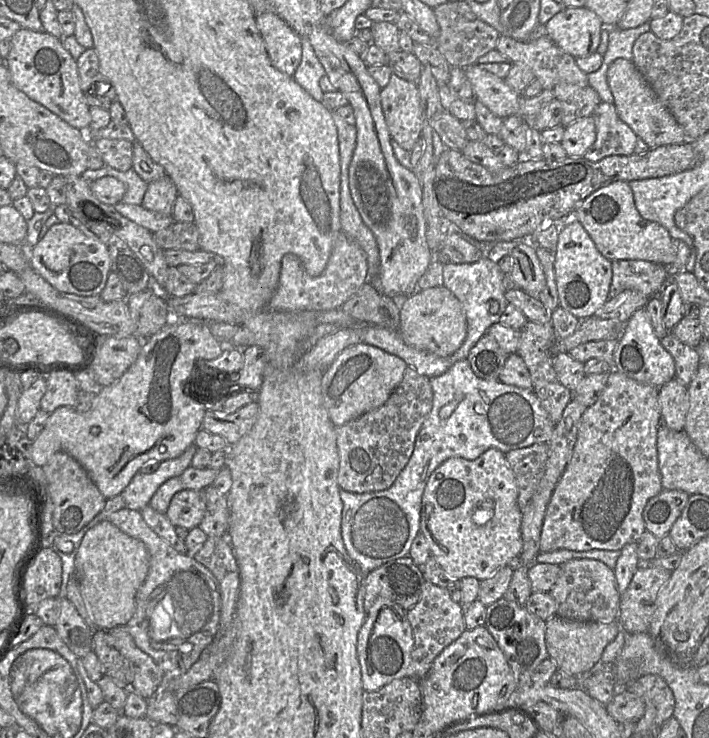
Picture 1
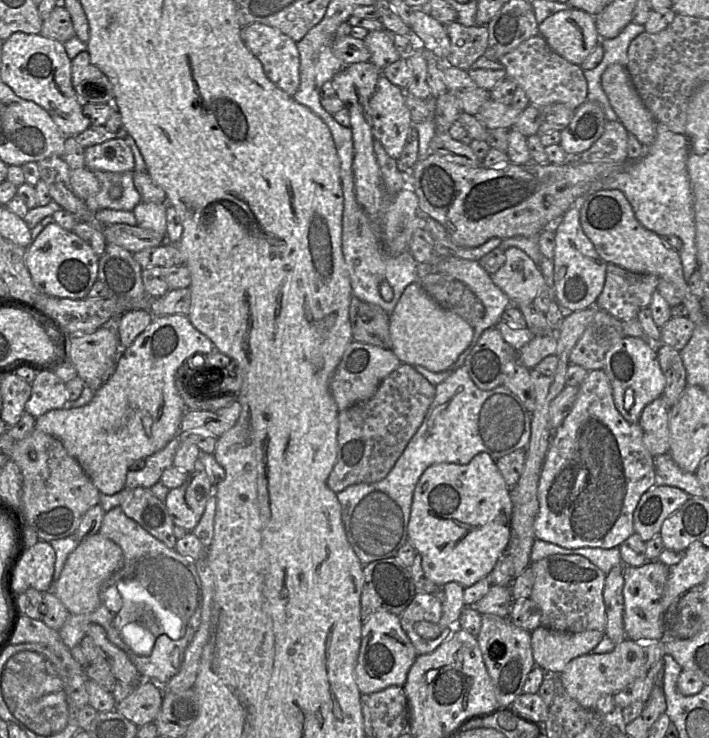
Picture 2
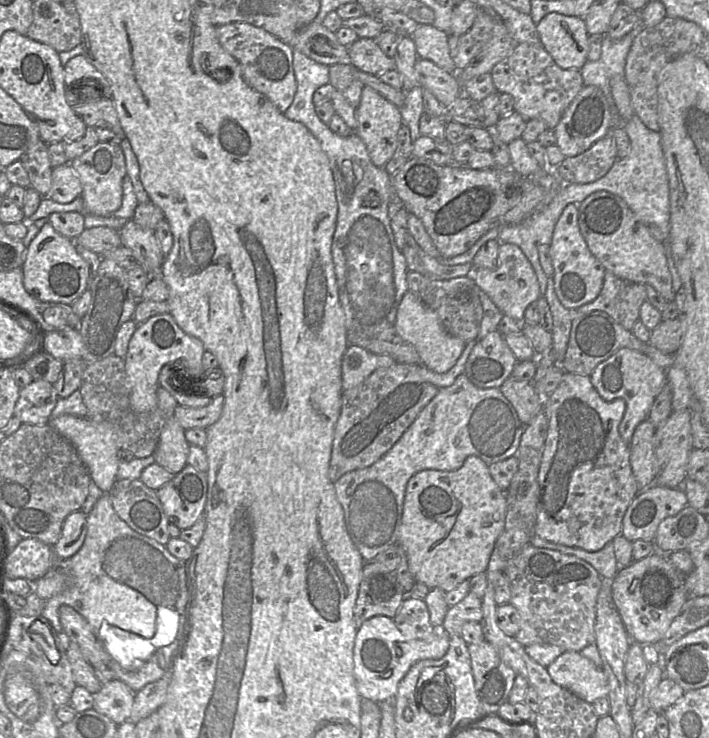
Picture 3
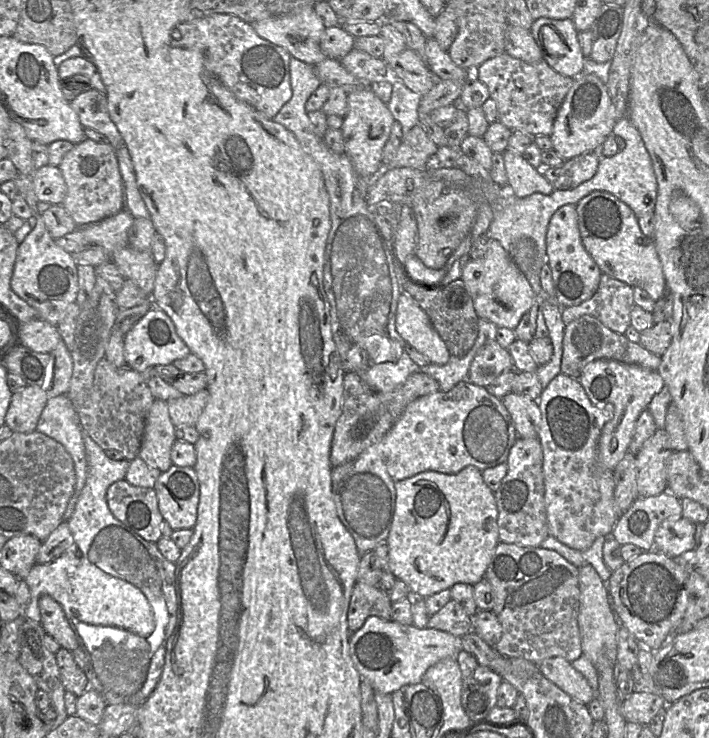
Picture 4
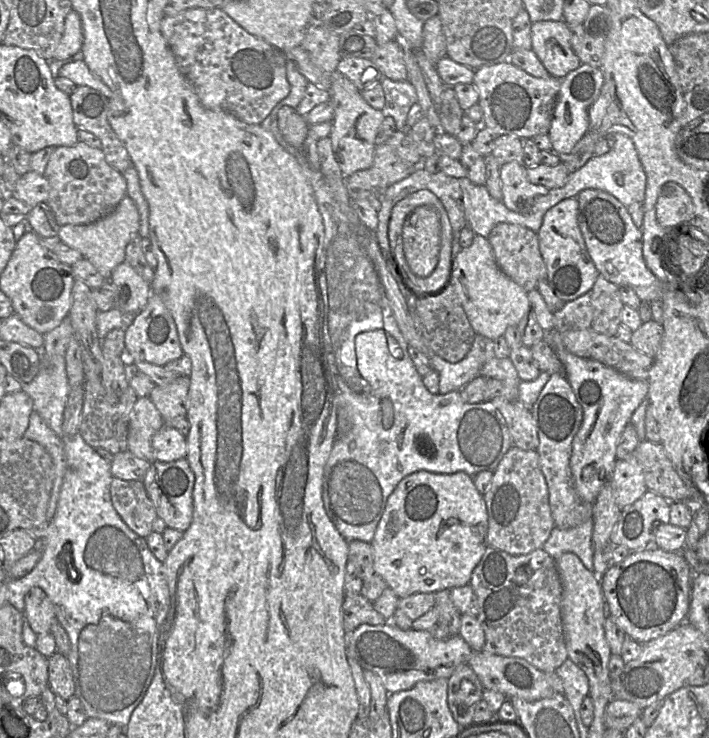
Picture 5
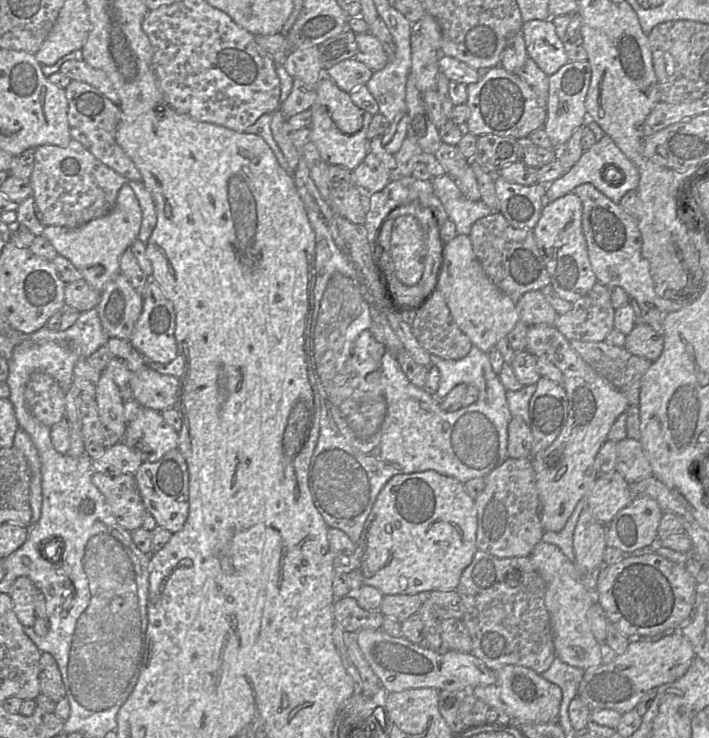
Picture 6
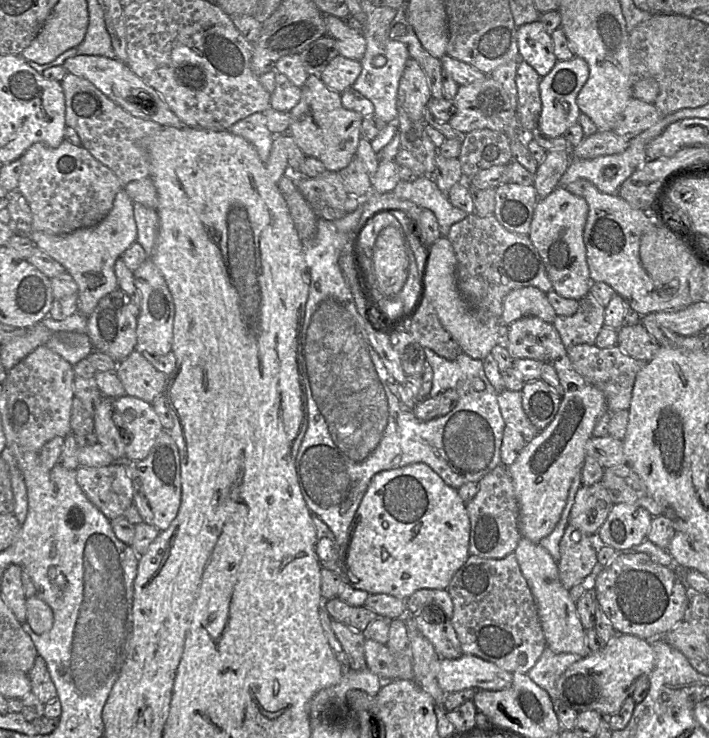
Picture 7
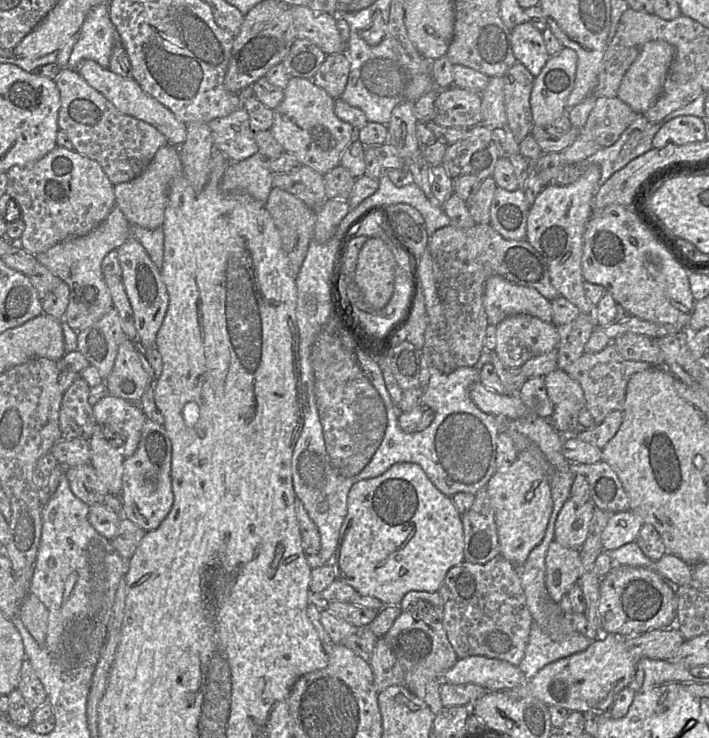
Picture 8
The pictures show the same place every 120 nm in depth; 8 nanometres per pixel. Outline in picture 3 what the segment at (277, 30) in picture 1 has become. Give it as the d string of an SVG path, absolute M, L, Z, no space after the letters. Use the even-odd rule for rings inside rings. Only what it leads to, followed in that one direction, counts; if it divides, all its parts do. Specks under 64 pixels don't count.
M245 22L216 26L216 34L223 49L239 62L245 82L264 94L280 112L285 112L297 91L292 46L263 28Z

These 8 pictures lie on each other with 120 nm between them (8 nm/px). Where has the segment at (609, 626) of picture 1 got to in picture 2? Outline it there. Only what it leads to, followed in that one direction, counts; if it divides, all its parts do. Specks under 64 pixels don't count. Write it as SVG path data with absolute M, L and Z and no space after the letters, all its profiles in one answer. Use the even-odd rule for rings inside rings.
M538 627L531 631L535 666L559 675L571 660L591 653L604 637L604 632L598 630L568 633Z

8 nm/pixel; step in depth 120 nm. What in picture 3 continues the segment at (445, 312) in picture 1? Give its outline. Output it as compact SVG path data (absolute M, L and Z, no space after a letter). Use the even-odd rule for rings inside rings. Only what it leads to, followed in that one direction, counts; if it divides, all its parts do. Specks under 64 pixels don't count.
M407 291L397 310L395 320L396 335L413 345L420 356L420 365L425 365L436 373L448 372L466 348L466 343L450 335L442 326L438 316L424 305L419 298Z

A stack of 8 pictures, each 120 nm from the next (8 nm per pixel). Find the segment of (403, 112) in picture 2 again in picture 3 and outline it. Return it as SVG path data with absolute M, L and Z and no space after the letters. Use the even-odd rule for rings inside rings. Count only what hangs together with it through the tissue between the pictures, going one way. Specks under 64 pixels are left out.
M364 86L355 117L357 128L353 132L365 143L372 163L384 167L396 150L397 134L403 125L399 107Z

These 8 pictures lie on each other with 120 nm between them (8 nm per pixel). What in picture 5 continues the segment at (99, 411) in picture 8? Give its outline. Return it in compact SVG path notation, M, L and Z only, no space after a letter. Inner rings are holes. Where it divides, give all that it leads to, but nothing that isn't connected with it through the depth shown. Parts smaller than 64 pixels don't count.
M164 425L152 437L155 461L171 462L186 458L187 442L177 429Z

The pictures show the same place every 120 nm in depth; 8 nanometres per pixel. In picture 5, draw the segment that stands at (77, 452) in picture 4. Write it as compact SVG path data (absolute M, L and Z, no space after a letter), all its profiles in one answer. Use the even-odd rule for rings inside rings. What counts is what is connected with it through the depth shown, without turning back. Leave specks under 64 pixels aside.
M33 412L31 414L23 438L40 444L52 457L55 466L55 477L64 477L67 465L63 442L37 413Z

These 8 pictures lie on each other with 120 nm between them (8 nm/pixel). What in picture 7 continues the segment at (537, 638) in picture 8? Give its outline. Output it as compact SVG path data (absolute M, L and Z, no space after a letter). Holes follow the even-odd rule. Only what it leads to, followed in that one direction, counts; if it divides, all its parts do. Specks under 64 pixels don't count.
M547 646L527 675L539 687L546 690L555 703L558 702L556 682L569 666L581 658L574 653L555 653Z

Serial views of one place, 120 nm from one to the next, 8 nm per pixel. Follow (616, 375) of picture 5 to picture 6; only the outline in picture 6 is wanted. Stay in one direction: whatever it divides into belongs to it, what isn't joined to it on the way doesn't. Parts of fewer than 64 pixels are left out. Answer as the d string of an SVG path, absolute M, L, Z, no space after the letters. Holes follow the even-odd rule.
M530 325L525 350L535 357L546 358L560 369L568 400L567 419L558 437L549 447L530 456L541 502L542 526L545 532L558 532L597 480L595 457L607 441L612 425L627 410L629 403L623 393L581 358L555 326Z

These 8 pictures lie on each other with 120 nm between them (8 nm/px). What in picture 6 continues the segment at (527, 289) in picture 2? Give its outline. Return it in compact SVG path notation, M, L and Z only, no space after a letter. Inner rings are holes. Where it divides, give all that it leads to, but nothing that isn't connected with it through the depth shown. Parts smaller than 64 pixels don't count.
M457 235L444 244L442 264L435 278L435 292L440 292L459 329L468 336L472 345L484 352L495 347L499 339L519 321L515 302L501 292L488 278L474 255L468 235Z

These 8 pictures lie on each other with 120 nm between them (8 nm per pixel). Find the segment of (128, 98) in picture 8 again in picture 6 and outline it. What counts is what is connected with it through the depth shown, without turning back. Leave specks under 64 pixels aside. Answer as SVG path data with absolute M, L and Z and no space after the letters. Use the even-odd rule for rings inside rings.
M68 60L60 66L58 72L70 80L84 82L95 87L113 104L119 106L119 96L106 74L101 70L92 68L85 61Z

